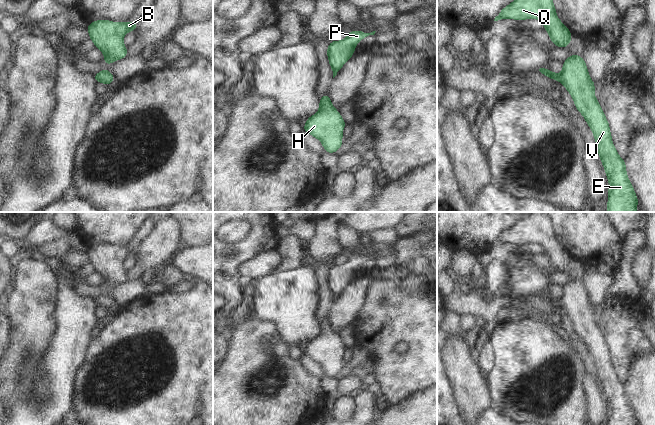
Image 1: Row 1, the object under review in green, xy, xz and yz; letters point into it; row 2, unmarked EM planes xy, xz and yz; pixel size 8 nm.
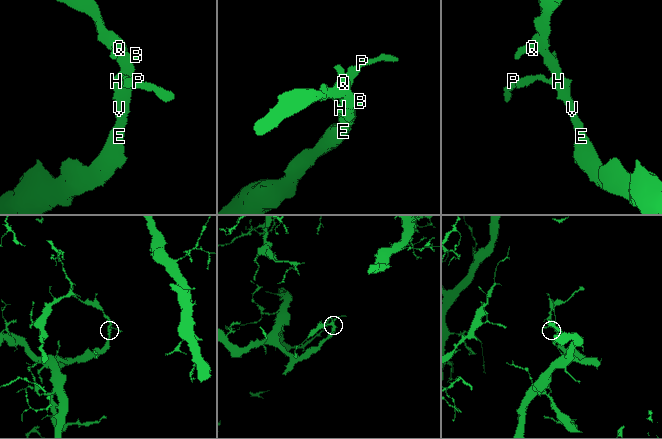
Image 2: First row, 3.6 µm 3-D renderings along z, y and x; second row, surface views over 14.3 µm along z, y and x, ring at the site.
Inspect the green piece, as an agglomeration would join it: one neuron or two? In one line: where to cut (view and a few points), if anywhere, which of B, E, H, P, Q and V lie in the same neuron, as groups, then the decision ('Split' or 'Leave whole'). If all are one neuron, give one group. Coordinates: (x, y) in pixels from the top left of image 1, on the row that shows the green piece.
No split. Groups: B E H P Q V. Leave whole.

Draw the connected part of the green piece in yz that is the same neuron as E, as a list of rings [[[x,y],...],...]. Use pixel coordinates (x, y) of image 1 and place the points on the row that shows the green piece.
[[[579,55],[569,56],[566,61],[563,62],[561,74],[556,74],[542,66],[538,67],[536,72],[542,73],[550,79],[556,79],[566,87],[566,90],[574,100],[577,110],[584,116],[585,121],[594,133],[594,139],[598,146],[598,155],[602,161],[610,185],[608,190],[607,212],[636,212],[638,198],[626,174],[625,160],[620,158],[612,143],[608,121],[598,103],[598,99],[596,99],[594,95],[595,82],[591,80],[583,58]]]

